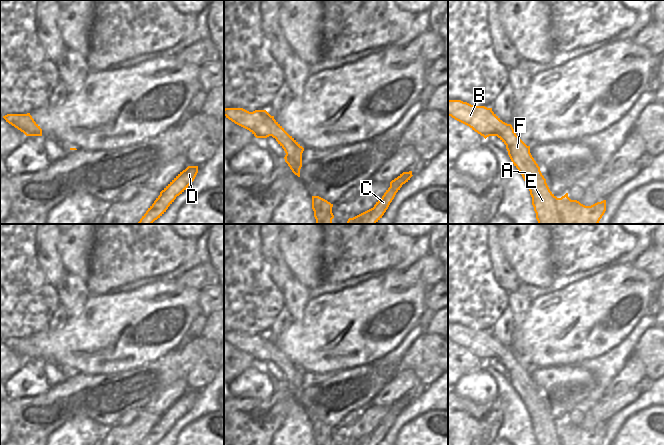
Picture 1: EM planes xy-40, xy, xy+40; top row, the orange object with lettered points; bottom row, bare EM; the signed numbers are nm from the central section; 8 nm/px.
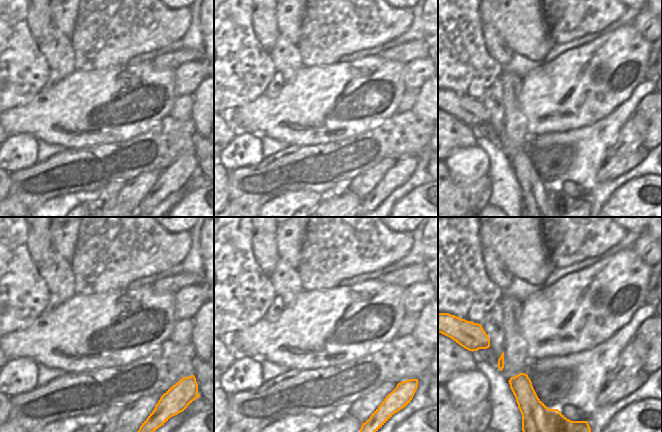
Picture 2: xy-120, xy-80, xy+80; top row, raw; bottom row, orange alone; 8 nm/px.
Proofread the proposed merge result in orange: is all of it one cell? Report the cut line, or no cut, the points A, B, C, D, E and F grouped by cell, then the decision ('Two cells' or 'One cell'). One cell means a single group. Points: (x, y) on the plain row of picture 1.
Split along xy+40 (513, 355), (508, 359), (498, 355), (495, 359). Groups: A C D E F / B. Two cells.

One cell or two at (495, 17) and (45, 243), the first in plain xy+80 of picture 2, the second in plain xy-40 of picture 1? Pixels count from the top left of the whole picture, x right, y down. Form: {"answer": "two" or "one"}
{"answer": "two"}

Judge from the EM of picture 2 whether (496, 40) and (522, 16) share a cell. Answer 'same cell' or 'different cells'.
different cells

